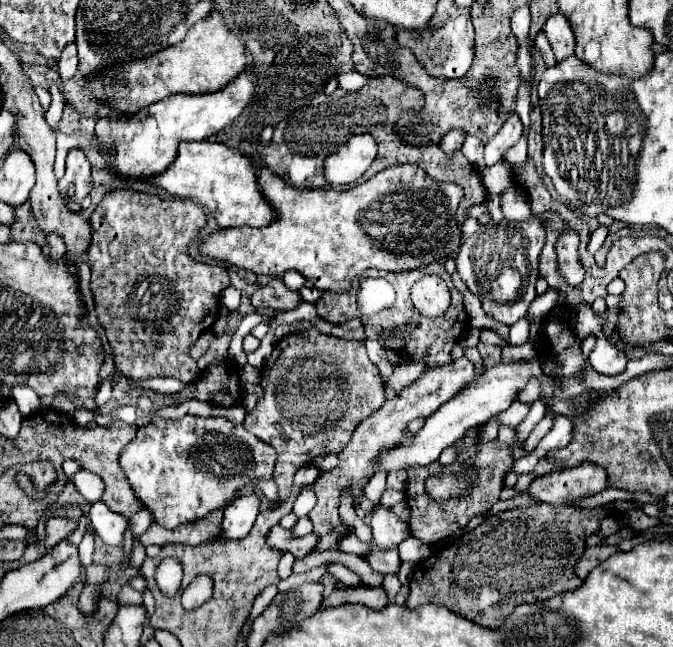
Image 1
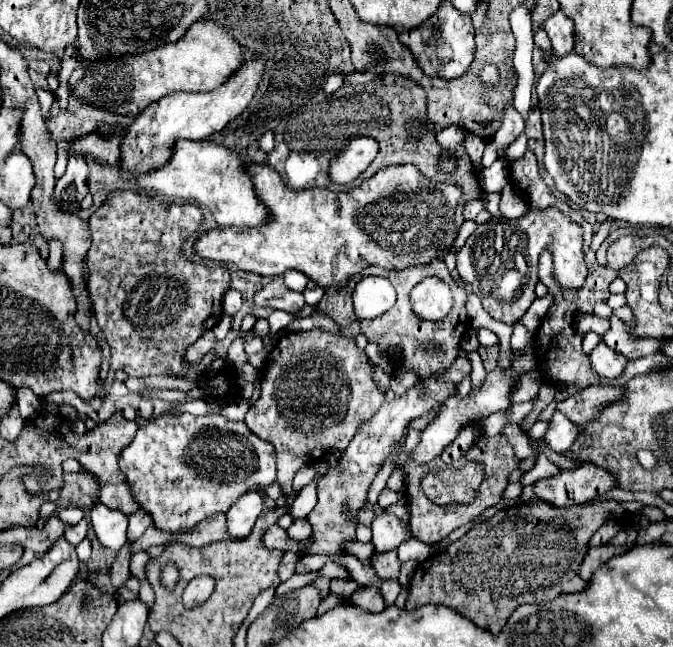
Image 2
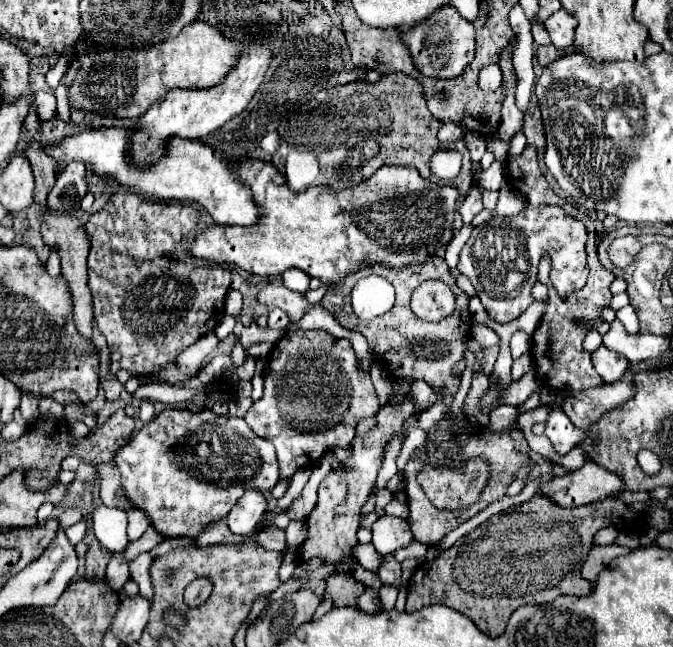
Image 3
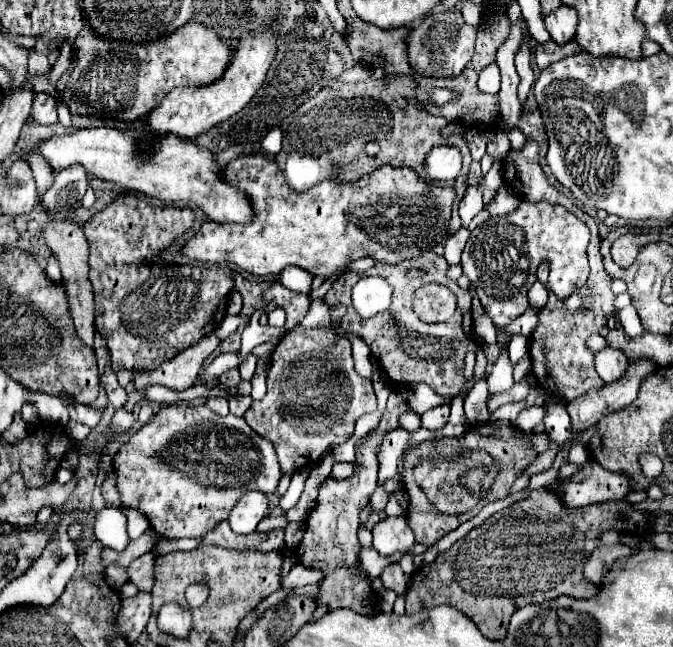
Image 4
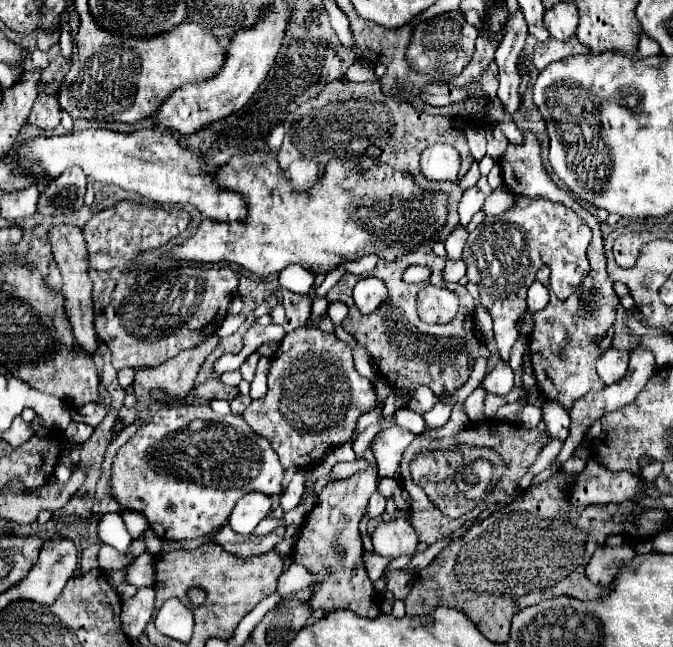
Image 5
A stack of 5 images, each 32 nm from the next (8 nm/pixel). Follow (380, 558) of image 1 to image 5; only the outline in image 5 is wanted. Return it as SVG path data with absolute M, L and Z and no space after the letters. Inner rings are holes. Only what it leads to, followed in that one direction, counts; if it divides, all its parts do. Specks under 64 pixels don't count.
M386 570L384 572L384 580L386 580L386 588L390 592L394 592L396 598L404 600L410 592L410 582L412 582L412 574L404 572L404 570Z

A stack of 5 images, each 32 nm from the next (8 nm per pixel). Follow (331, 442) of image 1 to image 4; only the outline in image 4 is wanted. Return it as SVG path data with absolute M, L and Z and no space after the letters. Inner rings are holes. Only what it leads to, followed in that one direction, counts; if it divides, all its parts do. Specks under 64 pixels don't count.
M296 326L294 330L284 334L284 338L278 342L276 350L270 356L266 386L268 386L266 396L248 408L244 420L258 436L274 444L282 474L294 474L304 466L316 464L334 444L344 444L352 436L354 422L360 416L376 410L376 394L372 388L372 380L362 378L356 372L352 364L350 342L322 328L306 330L302 326Z

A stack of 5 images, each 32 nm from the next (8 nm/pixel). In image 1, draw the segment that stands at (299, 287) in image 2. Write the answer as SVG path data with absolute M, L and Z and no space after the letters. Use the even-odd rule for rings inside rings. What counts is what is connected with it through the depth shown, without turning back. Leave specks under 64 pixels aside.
M290 270L290 272L284 272L282 280L284 280L284 284L286 284L290 290L298 290L298 288L302 288L302 284L304 284L306 278L304 278L300 272Z

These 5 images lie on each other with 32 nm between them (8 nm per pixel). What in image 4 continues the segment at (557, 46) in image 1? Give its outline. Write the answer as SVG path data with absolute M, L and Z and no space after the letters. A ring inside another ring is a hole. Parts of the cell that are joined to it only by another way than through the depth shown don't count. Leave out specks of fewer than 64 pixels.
M560 6L556 12L548 14L544 18L546 30L550 32L550 38L564 46L568 42L574 40L574 32L576 32L576 12L568 12L568 8Z

